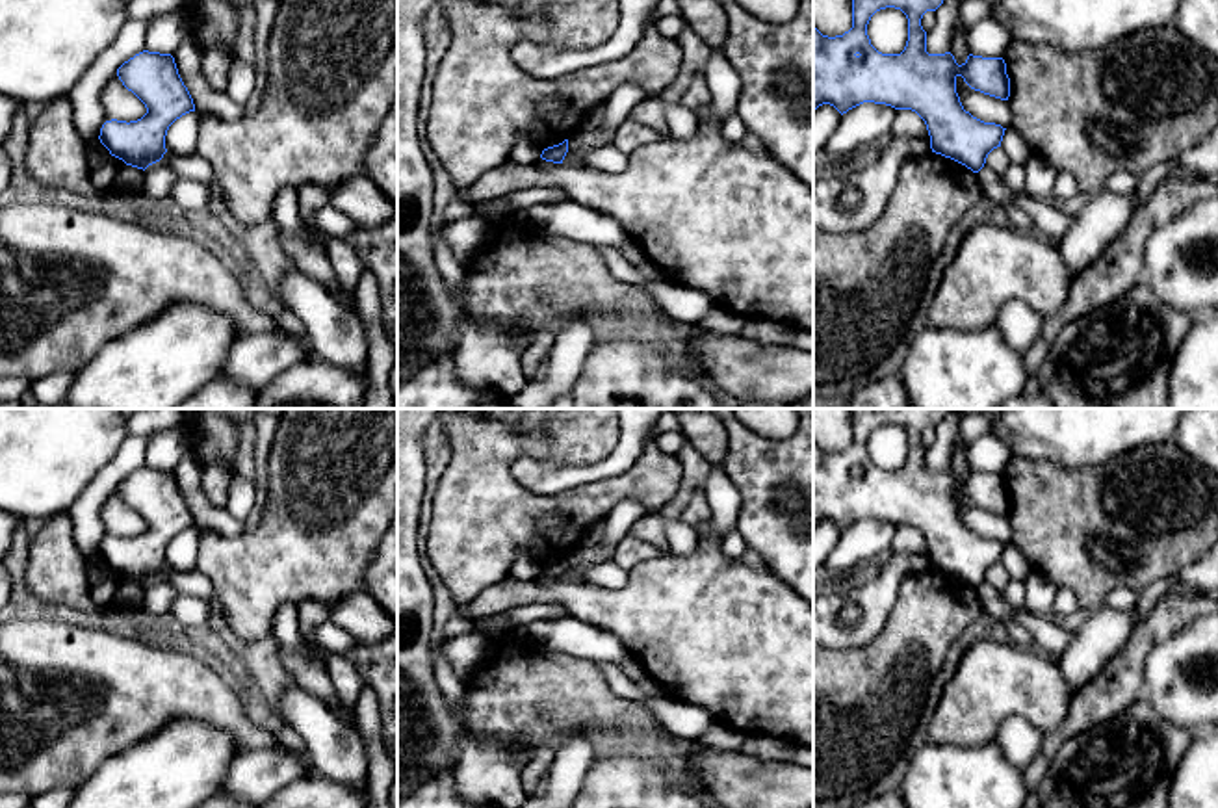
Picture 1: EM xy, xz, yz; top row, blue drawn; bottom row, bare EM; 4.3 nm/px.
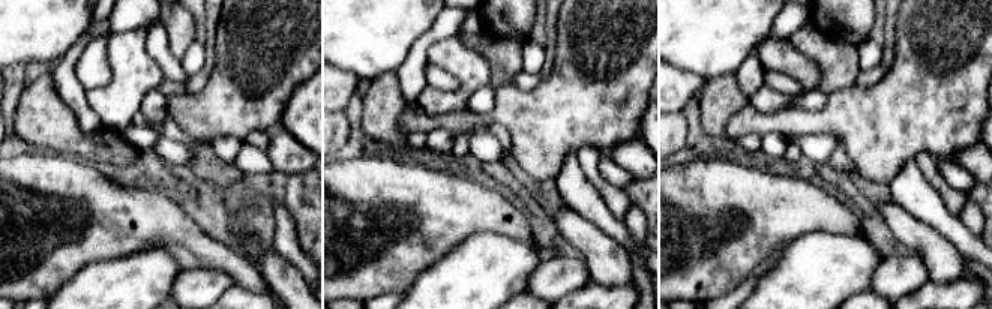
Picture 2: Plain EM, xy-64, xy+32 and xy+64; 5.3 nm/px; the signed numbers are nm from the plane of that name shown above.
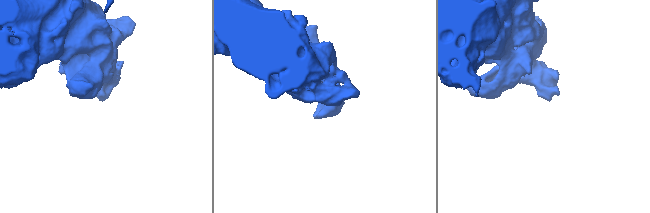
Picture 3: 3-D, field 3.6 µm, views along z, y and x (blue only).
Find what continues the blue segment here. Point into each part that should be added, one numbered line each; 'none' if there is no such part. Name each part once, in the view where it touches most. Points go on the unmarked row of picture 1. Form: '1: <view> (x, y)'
none

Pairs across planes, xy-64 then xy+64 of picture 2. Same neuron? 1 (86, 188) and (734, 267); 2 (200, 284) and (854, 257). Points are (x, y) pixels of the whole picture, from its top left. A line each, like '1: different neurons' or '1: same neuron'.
1: same neuron
2: different neurons

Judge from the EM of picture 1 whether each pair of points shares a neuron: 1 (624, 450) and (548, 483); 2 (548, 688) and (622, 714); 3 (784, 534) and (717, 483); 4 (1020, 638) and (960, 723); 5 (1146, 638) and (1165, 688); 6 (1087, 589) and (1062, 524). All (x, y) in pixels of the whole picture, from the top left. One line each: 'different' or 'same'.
1: same
2: same
3: different
4: different
5: different
6: same

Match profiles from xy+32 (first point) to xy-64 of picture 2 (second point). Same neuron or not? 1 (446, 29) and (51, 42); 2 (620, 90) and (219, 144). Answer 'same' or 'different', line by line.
1: different
2: different

